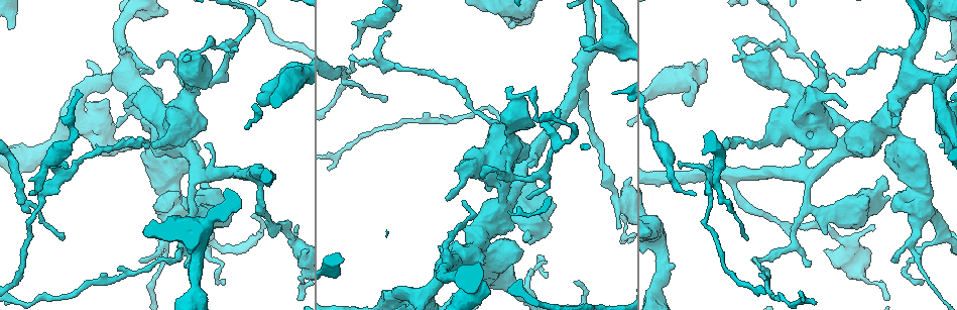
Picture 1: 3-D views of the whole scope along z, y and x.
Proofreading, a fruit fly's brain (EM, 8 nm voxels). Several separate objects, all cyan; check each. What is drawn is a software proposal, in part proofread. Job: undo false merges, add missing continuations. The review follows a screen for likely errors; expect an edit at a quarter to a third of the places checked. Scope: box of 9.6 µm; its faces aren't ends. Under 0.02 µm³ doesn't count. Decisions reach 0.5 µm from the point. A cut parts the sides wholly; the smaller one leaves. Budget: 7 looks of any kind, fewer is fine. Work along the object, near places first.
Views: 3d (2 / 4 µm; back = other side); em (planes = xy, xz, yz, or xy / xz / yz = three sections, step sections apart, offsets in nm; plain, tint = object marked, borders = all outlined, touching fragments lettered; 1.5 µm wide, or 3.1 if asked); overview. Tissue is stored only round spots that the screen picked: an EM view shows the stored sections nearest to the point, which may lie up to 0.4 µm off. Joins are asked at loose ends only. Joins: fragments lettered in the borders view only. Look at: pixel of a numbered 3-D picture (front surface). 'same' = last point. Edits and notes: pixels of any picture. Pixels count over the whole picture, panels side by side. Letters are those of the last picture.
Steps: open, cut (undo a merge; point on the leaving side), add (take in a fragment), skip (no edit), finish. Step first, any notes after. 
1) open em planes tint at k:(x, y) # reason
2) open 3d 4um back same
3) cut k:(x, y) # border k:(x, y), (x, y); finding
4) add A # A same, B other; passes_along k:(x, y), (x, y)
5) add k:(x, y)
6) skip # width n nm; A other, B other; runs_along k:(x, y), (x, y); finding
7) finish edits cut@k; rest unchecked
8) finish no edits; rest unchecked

open em xz step 8 tint at 1:(164, 260) # abrupt turn

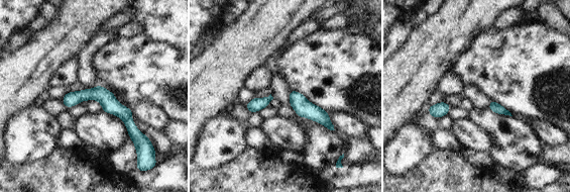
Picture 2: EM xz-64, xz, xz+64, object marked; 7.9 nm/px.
open em planes tint same

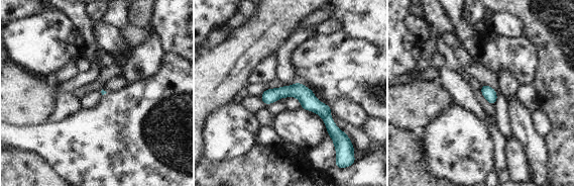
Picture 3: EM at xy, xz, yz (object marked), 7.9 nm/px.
open em planes borders same # see the neighbours

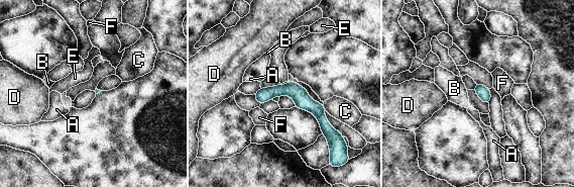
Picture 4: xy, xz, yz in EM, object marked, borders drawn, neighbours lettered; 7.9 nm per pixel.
skip # A other, B other, C other, D other, E other, F other; runs_along 4:(257, 95), (295, 91), (330, 131); all the same neuron

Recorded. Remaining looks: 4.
open em yz step 4 tint at 1:(810, 267) # free end

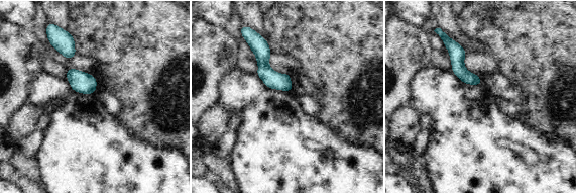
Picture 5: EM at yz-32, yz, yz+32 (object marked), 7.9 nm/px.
open em planes borders same # cut it another way

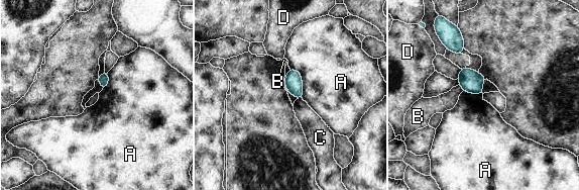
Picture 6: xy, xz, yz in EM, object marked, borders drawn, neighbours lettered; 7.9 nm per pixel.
skip # A other, B other, C other, D other; none of them fits

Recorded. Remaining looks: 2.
open 3d 2um at 1:(64, 237) # end of a long branch

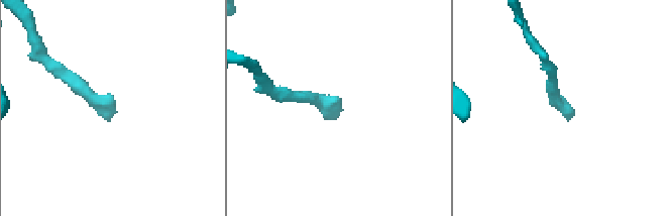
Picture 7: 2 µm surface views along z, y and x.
open em planes borders at 7:(110, 110)

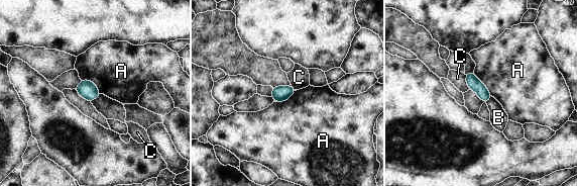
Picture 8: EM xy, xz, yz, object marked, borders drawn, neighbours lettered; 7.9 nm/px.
skip # longest_contact A 260 nm; A other, B other, C other; border 8:(473, 72), (492, 96); none of them fits

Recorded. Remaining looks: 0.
finish no edits; rest unchecked

